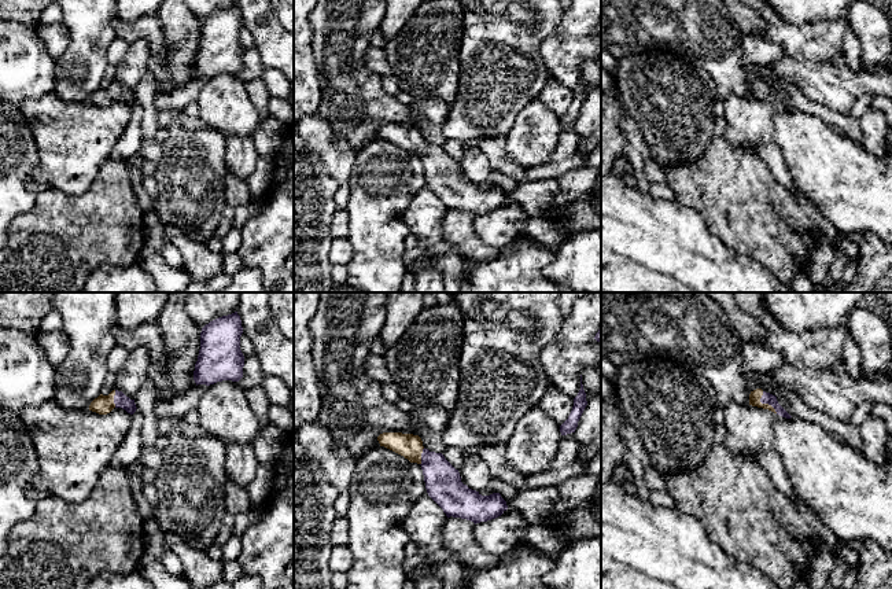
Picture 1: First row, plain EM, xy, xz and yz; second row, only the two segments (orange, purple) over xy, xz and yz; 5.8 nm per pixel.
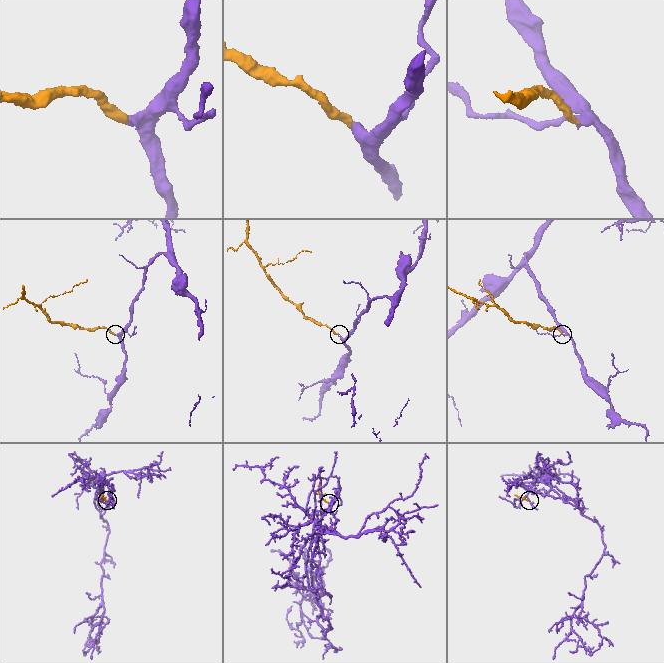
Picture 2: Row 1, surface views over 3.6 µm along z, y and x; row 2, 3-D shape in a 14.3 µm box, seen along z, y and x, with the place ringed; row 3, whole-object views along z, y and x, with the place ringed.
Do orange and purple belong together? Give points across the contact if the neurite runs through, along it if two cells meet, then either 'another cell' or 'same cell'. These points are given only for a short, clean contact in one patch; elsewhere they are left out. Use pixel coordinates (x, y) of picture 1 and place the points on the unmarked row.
way yz (755, 88), (765, 96), (769, 91); same cell

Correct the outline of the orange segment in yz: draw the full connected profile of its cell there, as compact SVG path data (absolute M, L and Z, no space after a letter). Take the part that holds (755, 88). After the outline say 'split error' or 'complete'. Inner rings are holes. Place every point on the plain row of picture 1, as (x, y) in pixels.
M756 81L749 86L749 97L768 102L782 110L790 111L792 108L778 96L777 89Z | split error

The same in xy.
M113 82L108 88L100 86L89 97L89 103L96 104L99 107L107 107L114 100L122 100L130 107L133 107L137 102L134 92L130 92L122 84L118 82Z | split error

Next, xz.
M383 125L377 133L380 139L421 158L427 185L447 210L461 210L476 217L495 211L508 202L500 185L482 188L464 177L458 162L442 146L425 141L419 128Z | split error

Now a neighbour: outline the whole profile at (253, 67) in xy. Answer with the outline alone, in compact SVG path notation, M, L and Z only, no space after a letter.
M254 47L244 48L243 70L235 76L246 82L261 78L265 69L258 51Z

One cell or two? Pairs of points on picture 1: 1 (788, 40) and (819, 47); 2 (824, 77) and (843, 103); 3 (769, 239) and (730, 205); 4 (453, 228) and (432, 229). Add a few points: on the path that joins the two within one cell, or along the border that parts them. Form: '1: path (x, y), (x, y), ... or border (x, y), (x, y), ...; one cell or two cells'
1: path (796, 40), (811, 41); one cell
2: path (826, 84), (839, 96); one cell
3: path (759, 229), (740, 210); one cell
4: border (448, 210), (442, 223), (442, 239); two cells

